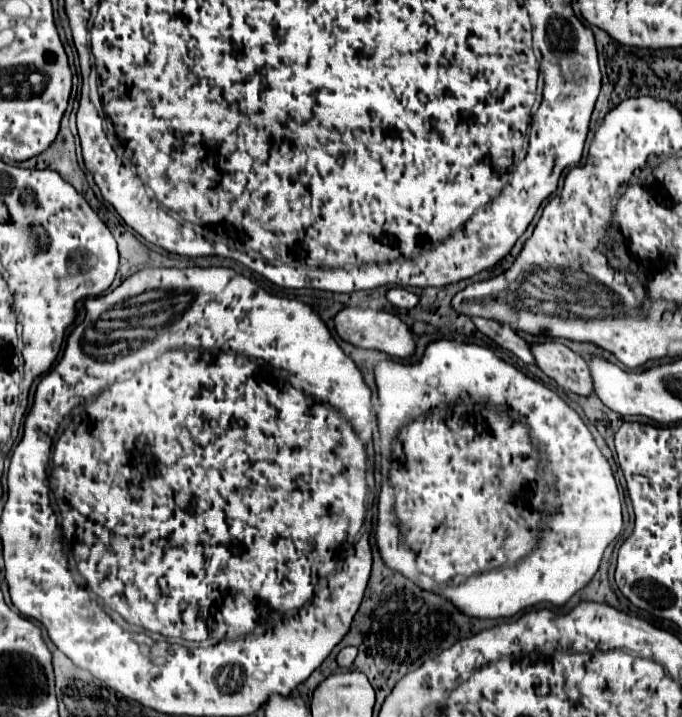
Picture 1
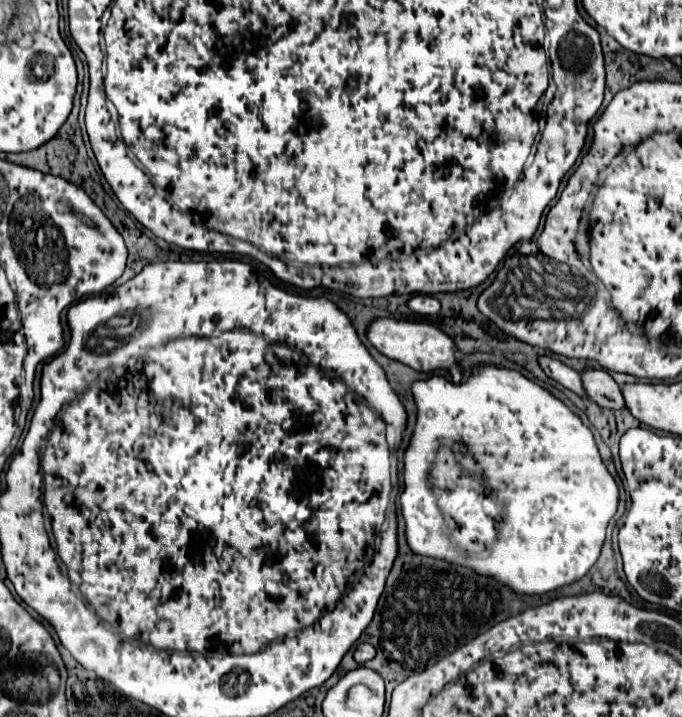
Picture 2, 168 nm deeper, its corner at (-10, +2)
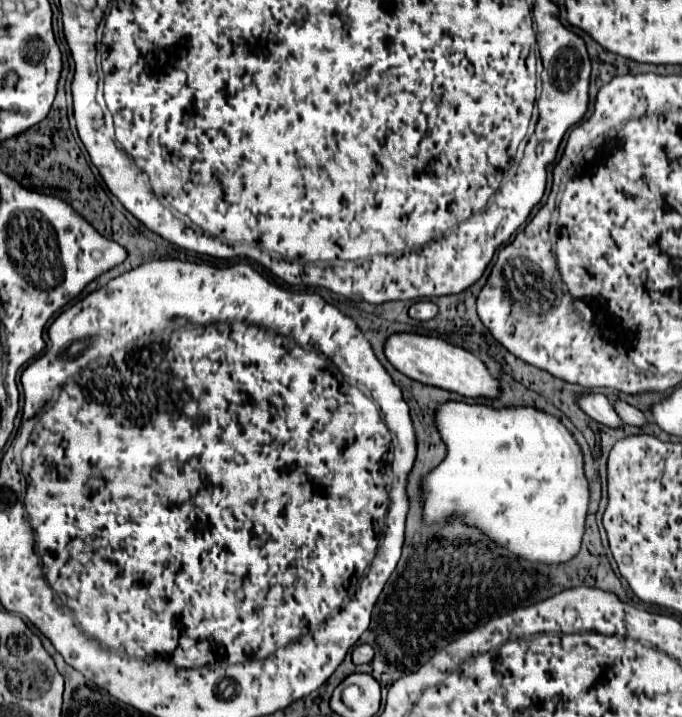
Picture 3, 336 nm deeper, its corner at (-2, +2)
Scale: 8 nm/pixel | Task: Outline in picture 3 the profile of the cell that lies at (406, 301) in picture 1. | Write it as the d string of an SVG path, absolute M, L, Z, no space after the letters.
M418 301L410 307L410 317L416 321L430 321L438 315L438 307L432 301Z

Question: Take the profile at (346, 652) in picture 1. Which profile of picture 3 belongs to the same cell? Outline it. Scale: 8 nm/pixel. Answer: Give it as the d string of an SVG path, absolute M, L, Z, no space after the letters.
M358 645L354 651L352 651L352 661L356 665L360 663L370 663L374 657L374 649L370 645Z

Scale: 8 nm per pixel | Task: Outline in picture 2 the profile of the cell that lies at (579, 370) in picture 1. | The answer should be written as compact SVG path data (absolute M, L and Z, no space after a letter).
M584 369L580 373L582 387L590 401L606 409L622 409L624 397L620 393L618 383L604 369Z

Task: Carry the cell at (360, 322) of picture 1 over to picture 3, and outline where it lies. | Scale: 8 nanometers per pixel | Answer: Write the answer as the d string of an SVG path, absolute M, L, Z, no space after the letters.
M398 333L388 337L384 353L388 357L388 361L406 377L420 381L424 385L432 385L432 387L440 387L446 389L450 393L458 393L466 399L498 399L502 385L500 381L490 375L488 367L474 357L472 353L450 345L448 341L442 339L434 339L434 337L426 337L426 335L412 335L412 333Z

